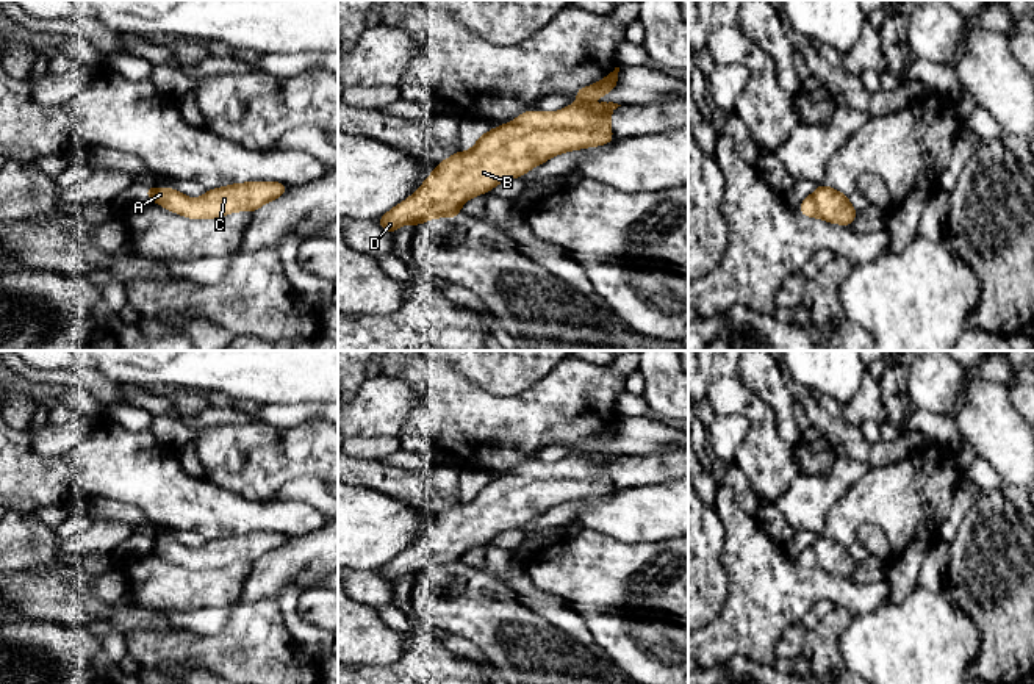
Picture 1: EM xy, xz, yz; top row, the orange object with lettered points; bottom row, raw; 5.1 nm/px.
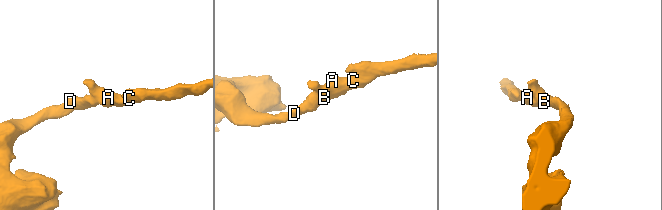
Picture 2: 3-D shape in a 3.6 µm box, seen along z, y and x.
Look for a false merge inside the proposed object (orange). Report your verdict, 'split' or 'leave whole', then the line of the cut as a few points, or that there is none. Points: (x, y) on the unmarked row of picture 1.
leave whole; cut none

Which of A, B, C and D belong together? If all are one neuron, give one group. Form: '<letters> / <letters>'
A B C D

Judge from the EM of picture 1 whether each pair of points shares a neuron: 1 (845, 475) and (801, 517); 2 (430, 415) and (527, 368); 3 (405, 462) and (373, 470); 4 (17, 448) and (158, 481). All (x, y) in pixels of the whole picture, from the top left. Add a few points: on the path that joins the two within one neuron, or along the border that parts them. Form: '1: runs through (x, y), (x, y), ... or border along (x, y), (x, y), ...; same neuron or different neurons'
1: runs through (834, 486), (812, 506); same neuron
2: border along (452, 370), (488, 392), (520, 395); different neurons
3: border along (379, 460), (427, 473); different neurons
4: runs through (52, 473), (124, 473); same neuron

